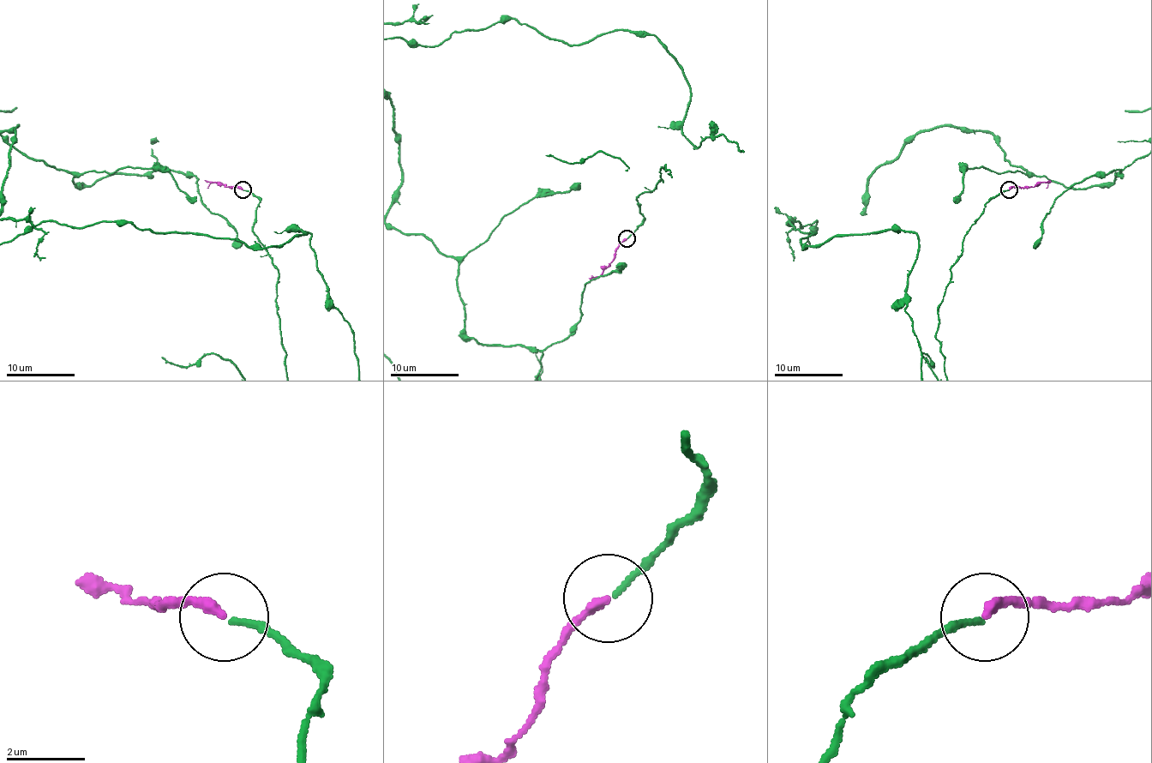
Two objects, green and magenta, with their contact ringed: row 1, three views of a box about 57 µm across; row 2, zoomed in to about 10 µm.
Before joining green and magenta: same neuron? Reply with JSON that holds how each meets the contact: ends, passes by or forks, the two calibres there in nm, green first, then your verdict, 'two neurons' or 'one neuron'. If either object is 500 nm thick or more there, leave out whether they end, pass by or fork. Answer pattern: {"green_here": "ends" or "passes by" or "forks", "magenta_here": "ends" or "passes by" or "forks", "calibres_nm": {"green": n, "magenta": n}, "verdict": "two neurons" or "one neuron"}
{"green_here": "ends", "magenta_here": "ends", "calibres_nm": {"green": 130, "magenta": 220}, "verdict": "one neuron"}

